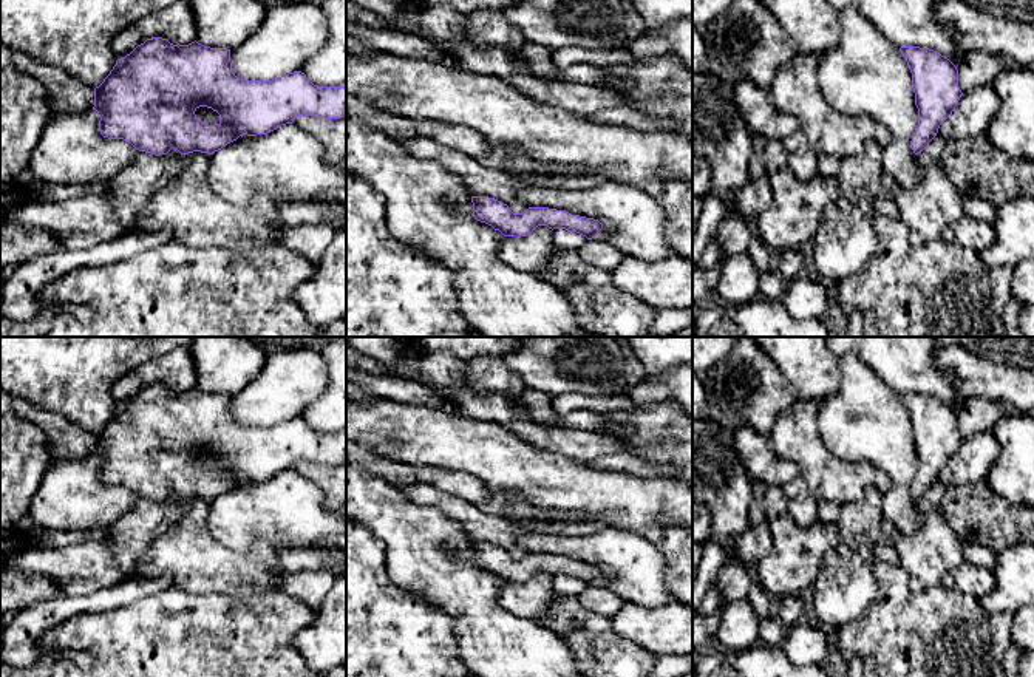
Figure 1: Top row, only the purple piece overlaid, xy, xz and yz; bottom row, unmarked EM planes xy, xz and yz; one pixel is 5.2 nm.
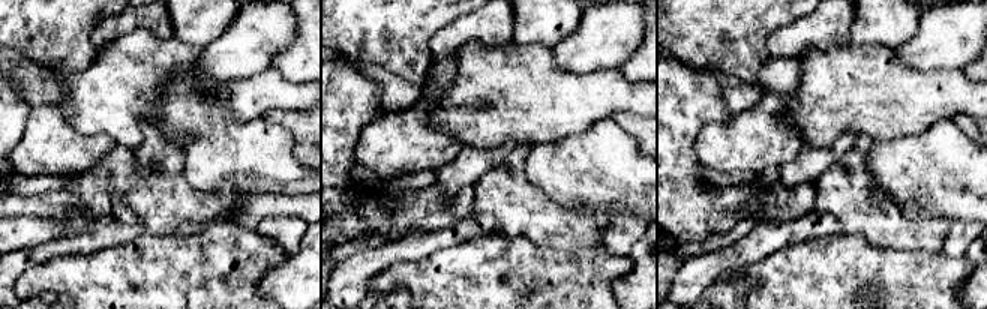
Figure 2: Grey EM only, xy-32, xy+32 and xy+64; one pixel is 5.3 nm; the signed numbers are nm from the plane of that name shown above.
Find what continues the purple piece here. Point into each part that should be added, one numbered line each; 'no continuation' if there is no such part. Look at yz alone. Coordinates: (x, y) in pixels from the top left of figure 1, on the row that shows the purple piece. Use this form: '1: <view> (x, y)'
no continuation

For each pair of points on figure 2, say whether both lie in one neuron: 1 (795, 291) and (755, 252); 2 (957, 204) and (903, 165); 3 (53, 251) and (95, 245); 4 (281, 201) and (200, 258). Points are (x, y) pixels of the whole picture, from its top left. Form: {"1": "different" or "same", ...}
{"1": "different", "2": "same", "3": "same", "4": "different"}

